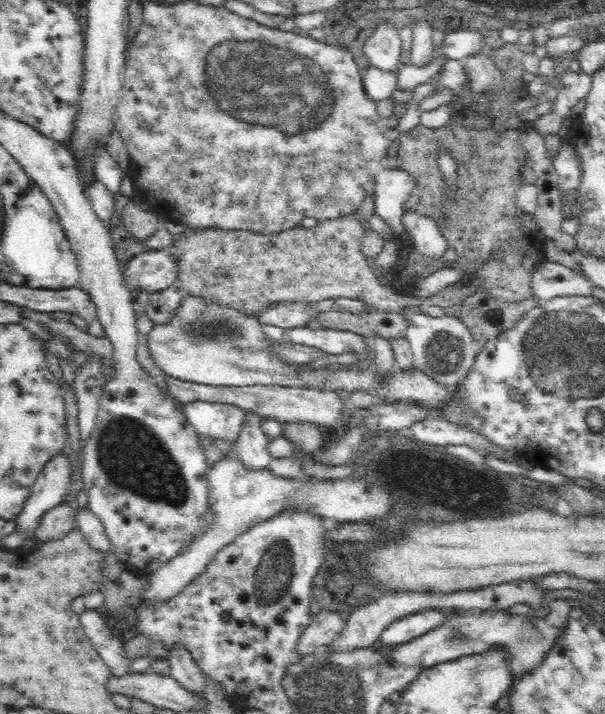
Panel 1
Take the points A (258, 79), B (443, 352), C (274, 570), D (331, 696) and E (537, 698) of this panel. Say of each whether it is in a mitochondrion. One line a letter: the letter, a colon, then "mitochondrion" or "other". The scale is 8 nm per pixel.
A: mitochondrion
B: mitochondrion
C: mitochondrion
D: mitochondrion
E: mitochondrion

